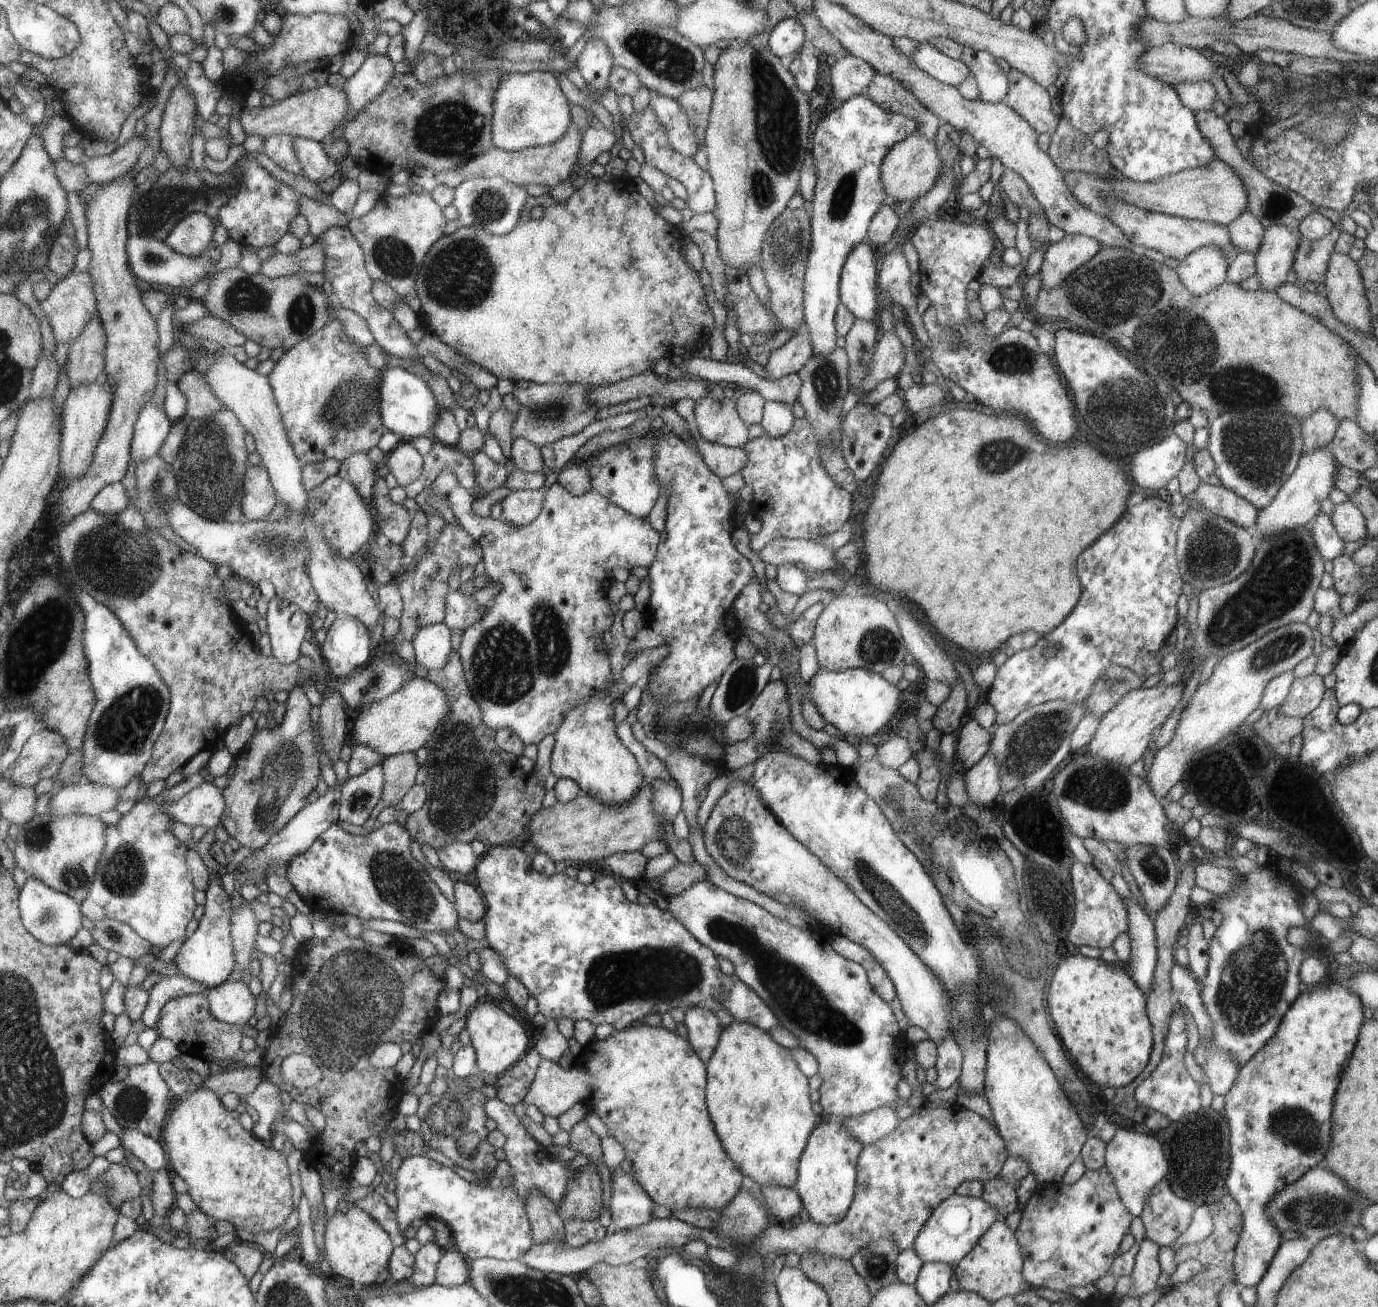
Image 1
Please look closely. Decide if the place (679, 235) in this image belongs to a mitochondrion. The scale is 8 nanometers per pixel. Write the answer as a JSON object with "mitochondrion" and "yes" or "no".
{"mitochondrion":"no"}

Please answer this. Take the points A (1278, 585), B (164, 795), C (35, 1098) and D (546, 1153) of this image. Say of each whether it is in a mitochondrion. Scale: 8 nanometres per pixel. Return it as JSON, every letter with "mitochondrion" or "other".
{"A":"mitochondrion","B":"other","C":"mitochondrion","D":"other"}

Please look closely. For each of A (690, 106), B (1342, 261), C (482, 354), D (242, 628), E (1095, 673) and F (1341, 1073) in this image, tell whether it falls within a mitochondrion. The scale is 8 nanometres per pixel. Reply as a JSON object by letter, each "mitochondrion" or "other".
{"A":"mitochondrion","B":"other","C":"other","D":"other","E":"mitochondrion","F":"other"}

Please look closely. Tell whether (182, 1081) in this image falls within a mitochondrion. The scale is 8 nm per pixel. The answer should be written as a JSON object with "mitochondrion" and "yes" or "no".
{"mitochondrion":"no"}

